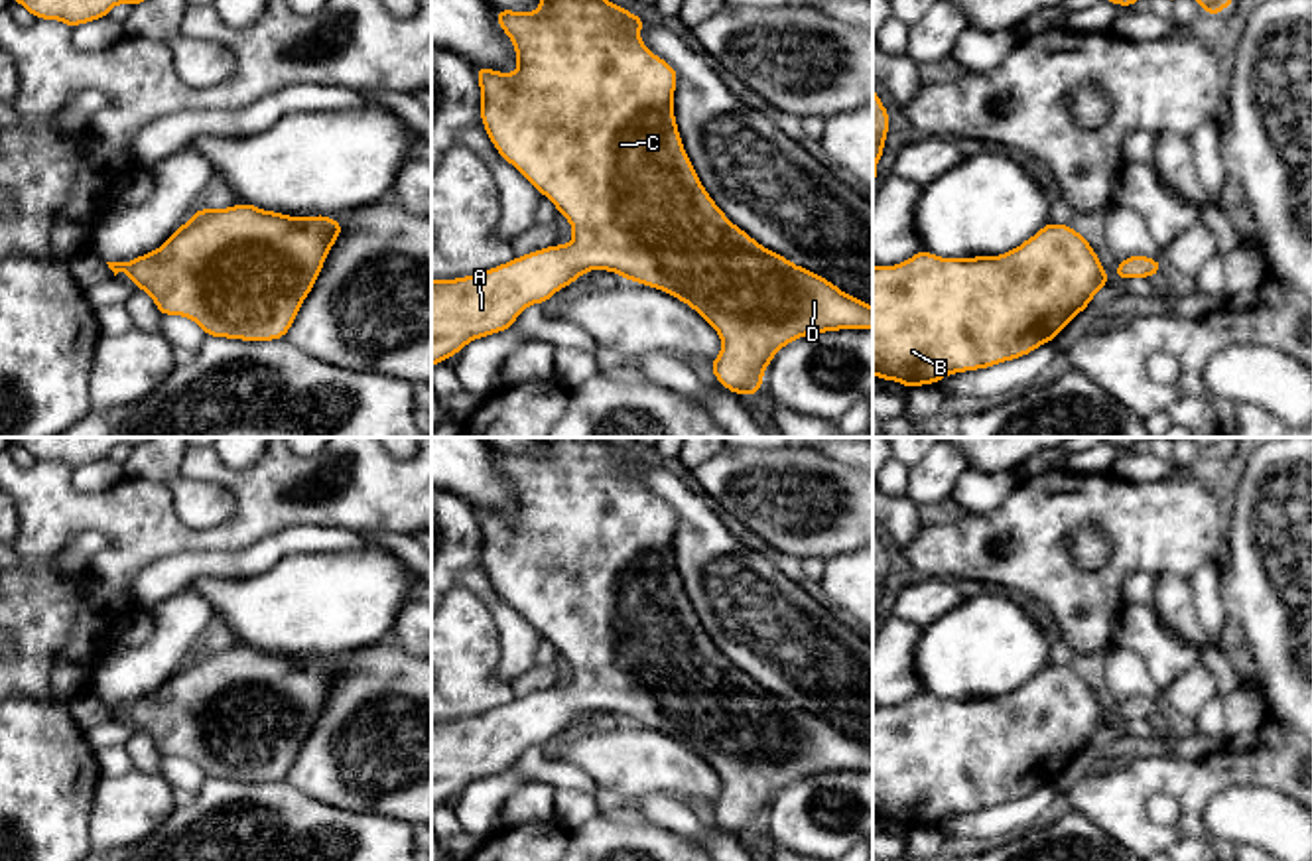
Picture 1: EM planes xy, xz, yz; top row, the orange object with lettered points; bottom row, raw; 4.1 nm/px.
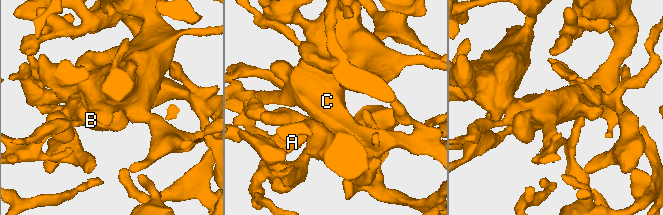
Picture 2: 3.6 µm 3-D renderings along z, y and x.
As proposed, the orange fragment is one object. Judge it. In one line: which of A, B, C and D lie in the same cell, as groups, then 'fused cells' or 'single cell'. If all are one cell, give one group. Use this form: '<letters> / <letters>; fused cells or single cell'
A B C D; single cell

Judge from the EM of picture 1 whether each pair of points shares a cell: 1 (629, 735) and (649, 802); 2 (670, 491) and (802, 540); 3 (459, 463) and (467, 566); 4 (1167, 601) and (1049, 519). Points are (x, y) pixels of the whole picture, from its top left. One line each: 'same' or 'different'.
1: different
2: different
3: different
4: different

